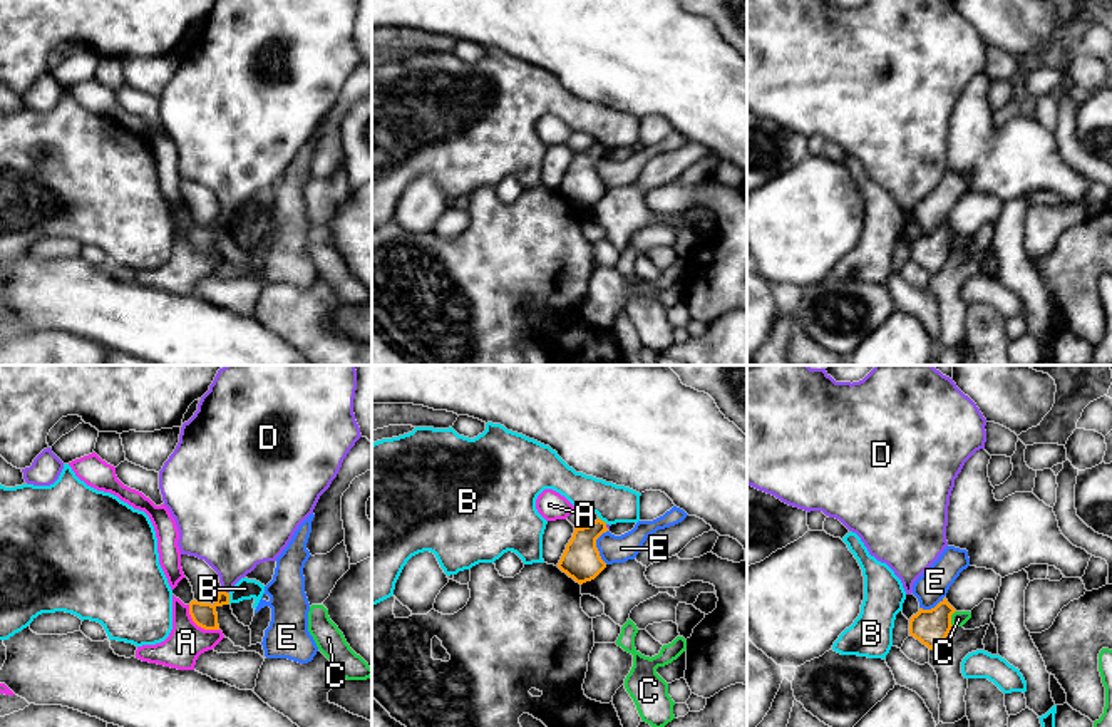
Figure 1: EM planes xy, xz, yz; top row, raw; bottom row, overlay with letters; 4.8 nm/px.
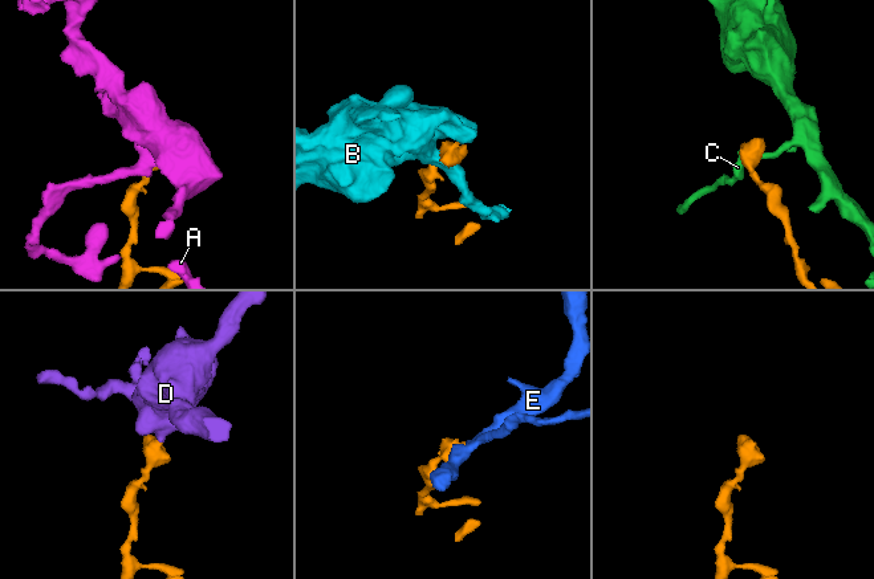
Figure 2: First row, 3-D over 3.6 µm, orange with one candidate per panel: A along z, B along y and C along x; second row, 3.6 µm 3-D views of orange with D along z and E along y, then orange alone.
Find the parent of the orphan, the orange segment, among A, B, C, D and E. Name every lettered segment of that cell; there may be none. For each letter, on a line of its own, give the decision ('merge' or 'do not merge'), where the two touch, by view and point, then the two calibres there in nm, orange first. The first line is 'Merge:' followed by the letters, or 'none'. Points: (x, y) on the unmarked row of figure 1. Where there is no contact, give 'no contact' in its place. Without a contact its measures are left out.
Merge: D
A: do not merge; meets orange in xy at (198, 250); 120 nm thick on the orange side, 180 nm on the other
B: do not merge; meets orange in xy at (228, 223); 120 nm thick on the orange side, 100 nm on the other
C: do not merge; meets orange in yz at (950, 243); 170 nm thick on the orange side, 80 nm on the other
D: merge; meets orange in xy at (225, 216); 120 nm thick on the orange side, 320 nm on the other
E: do not merge; meets orange in xz at (595, 171); 190 nm thick on the orange side, 130 nm on the other

